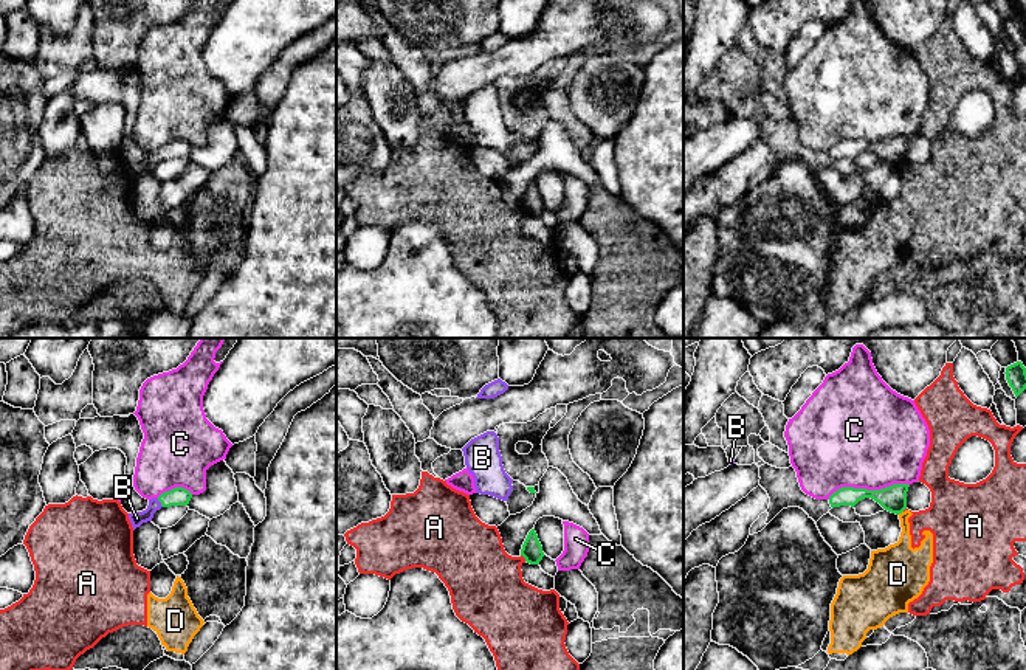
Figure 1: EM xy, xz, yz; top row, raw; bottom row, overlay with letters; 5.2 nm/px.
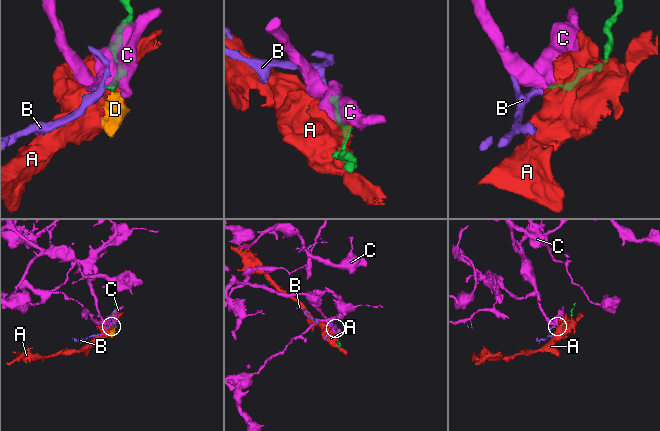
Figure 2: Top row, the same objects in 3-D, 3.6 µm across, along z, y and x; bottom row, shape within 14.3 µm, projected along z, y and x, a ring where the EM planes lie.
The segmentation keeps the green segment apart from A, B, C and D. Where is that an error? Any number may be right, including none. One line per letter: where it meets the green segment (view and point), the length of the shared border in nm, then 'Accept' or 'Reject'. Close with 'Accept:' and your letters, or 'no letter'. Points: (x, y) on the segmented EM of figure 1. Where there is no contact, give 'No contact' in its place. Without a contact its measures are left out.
A: Touches green at xz (523, 556). Shared border 50 nm. Reject
B: Touches green at xy (160, 501). Shared border 60 nm. Accept
C: Touches green at yz (868, 490). Shared border 440 nm. Reject
D: Touches green at yz (899, 512). Shared border 40 nm. Reject
Accept: B

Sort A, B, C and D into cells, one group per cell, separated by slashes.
A D / B / C

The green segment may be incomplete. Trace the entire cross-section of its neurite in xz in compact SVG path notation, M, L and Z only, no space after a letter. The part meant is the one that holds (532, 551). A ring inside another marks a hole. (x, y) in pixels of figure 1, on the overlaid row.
M532 529L522 544L521 555L530 565L539 565L544 557L542 546L538 540L535 529Z

